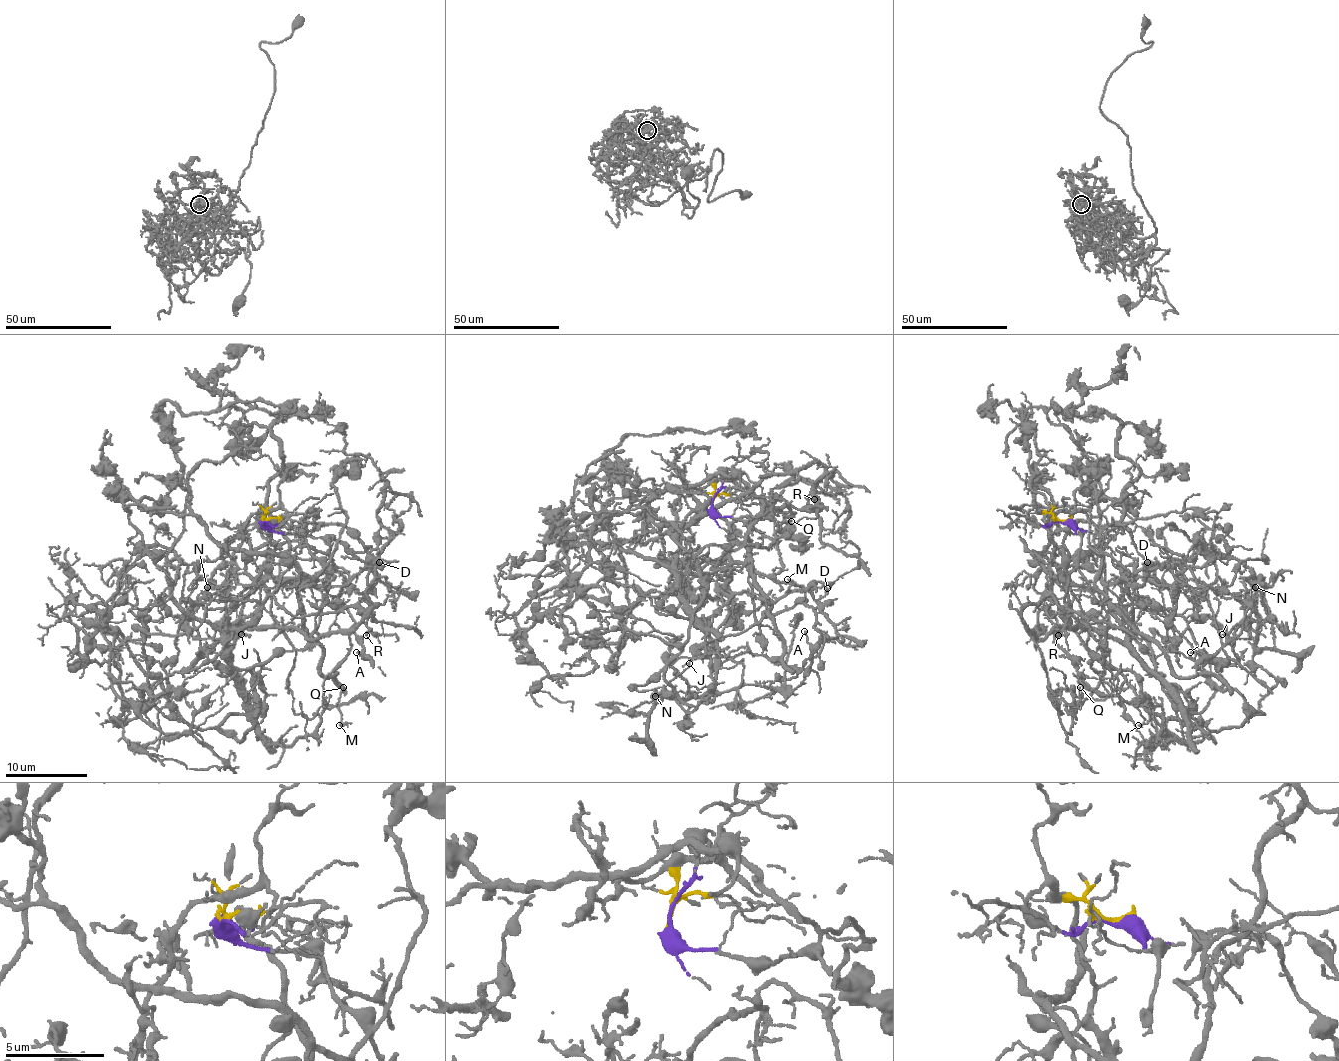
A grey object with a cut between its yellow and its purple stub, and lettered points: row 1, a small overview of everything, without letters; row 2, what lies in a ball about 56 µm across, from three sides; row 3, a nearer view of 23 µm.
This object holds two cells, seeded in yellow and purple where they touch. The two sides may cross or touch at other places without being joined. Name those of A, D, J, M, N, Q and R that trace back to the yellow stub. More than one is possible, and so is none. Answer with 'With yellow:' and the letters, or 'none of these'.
With yellow: D, M, Q

